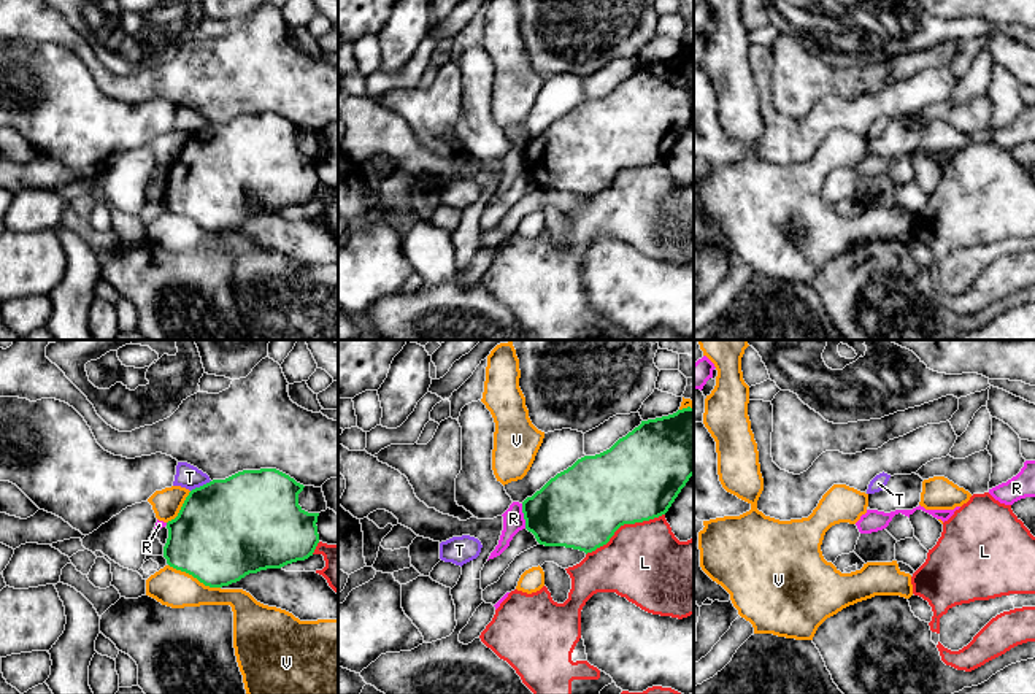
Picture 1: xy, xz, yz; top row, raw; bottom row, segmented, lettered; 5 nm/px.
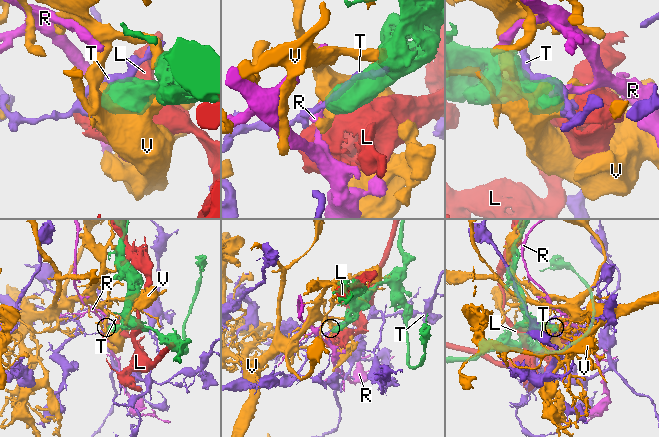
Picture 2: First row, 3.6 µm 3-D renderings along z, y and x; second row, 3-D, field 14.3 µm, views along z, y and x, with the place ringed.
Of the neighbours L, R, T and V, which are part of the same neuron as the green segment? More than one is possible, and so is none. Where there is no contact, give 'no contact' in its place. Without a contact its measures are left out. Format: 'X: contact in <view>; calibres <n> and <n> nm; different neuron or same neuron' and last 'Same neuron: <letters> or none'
L: contact in xz; calibres 420 and 400 nm; different neuron
R: contact in xz; calibres 380 and 110 nm; different neuron
T: contact in xy; calibres 500 and 120 nm; different neuron
V: contact in xy; calibres 480 and 190 nm; different neuron
Same neuron: none

